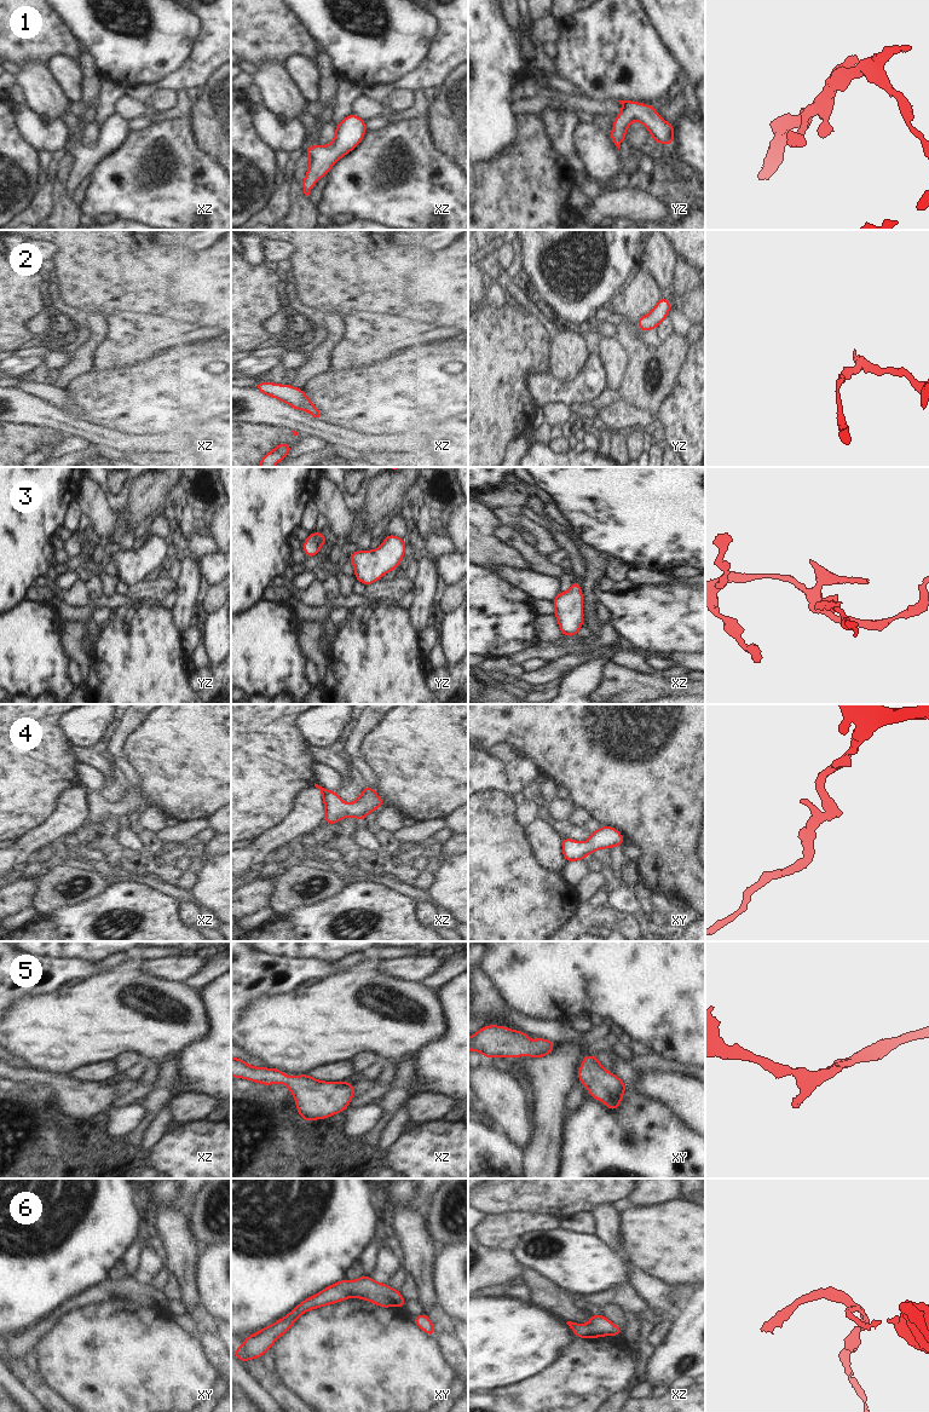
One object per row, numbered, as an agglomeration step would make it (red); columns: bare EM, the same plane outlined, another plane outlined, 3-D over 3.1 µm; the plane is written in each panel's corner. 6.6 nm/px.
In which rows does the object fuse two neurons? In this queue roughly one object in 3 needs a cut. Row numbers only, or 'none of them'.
none of them

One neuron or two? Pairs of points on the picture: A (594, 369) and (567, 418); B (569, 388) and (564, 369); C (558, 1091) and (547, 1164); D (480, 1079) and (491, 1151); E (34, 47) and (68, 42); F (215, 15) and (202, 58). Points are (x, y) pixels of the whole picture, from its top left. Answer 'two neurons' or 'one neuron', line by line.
A: two neurons
B: two neurons
C: one neuron
D: two neurons
E: one neuron
F: one neuron

